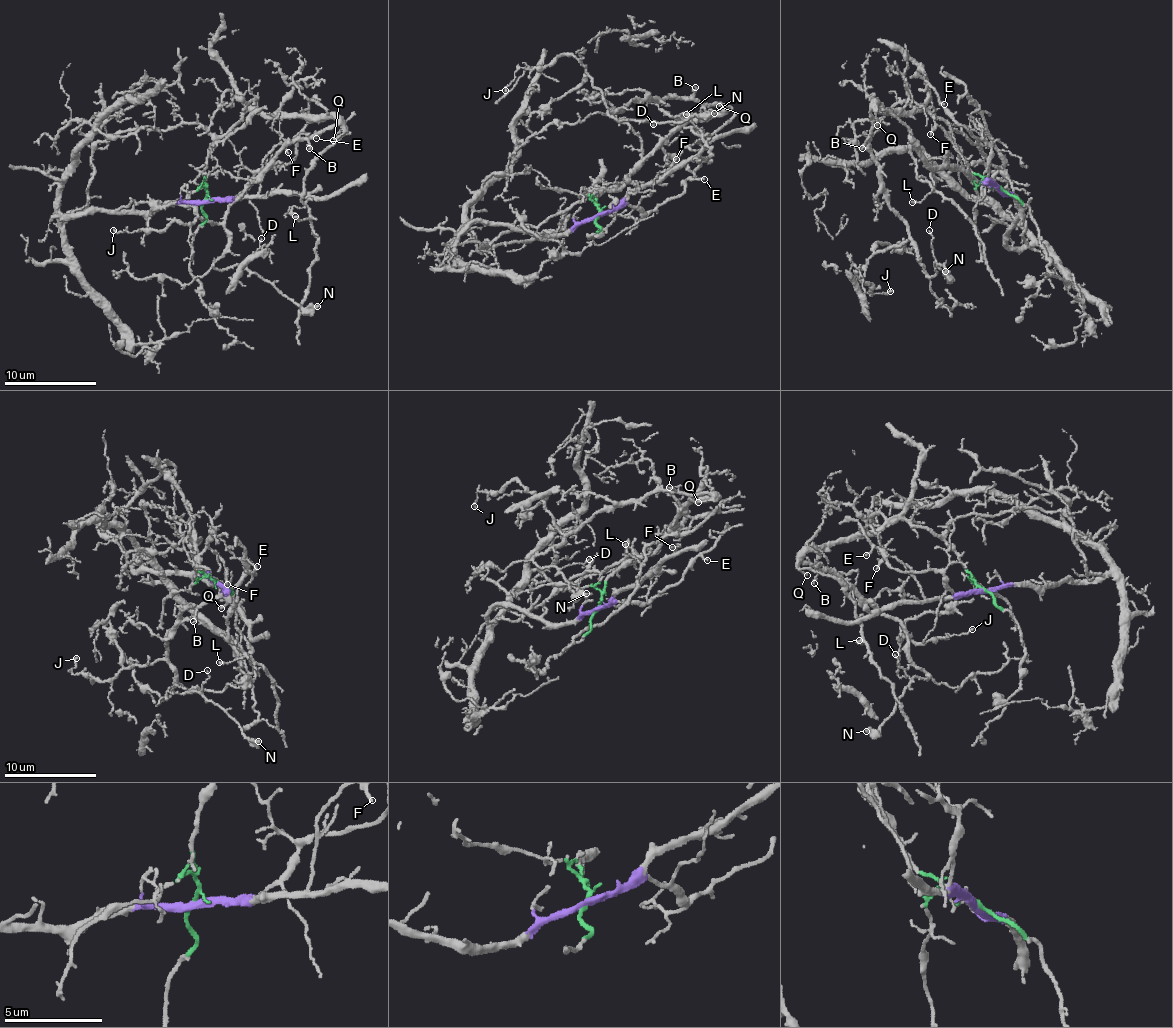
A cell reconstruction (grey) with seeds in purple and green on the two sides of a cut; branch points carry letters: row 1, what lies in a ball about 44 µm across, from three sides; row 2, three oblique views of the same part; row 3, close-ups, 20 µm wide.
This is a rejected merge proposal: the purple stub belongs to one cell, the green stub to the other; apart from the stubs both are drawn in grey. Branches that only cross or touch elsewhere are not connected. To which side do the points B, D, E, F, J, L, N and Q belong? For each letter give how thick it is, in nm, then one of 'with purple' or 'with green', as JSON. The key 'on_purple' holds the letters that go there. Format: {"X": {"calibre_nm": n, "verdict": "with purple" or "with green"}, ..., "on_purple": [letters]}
{"B": {"calibre_nm": 170, "verdict": "with green"}, "D": {"calibre_nm": 110, "verdict": "with green"}, "E": {"calibre_nm": 130, "verdict": "with purple"}, "F": {"calibre_nm": 170, "verdict": "with purple"}, "J": {"calibre_nm": 140, "verdict": "with green"}, "L": {"calibre_nm": 150, "verdict": "with green"}, "N": {"calibre_nm": 360, "verdict": "with green"}, "Q": {"calibre_nm": 130, "verdict": "with green"}, "on_purple": ["E", "F"]}

